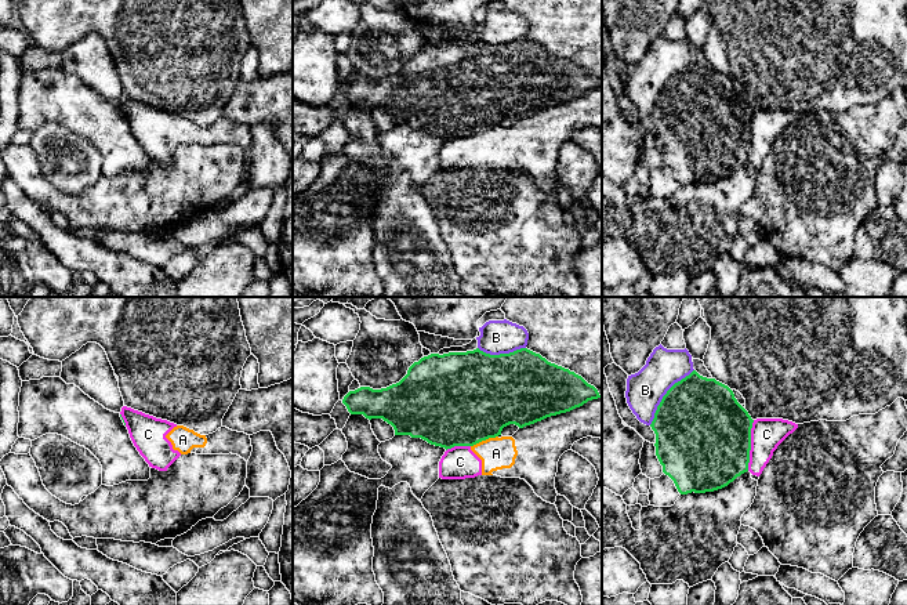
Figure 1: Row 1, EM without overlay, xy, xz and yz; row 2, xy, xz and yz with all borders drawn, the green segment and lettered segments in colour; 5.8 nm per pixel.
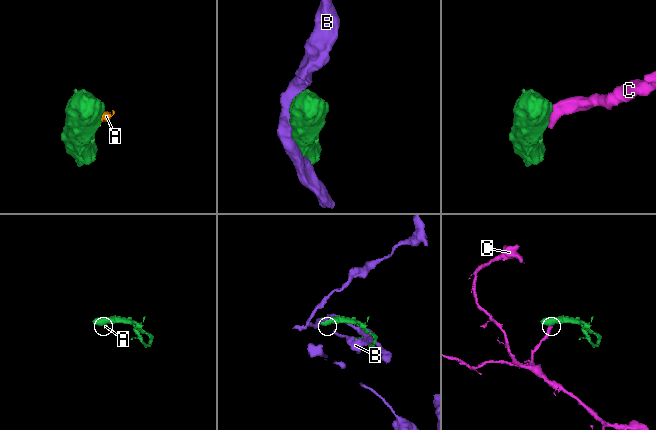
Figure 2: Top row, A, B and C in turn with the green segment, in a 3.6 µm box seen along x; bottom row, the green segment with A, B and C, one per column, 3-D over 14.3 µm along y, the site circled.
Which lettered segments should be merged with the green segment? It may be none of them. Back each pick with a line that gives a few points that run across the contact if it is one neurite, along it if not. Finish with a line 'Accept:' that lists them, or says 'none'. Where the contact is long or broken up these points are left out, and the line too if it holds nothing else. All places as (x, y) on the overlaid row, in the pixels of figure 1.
Accept: none

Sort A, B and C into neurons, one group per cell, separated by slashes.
A C / B

